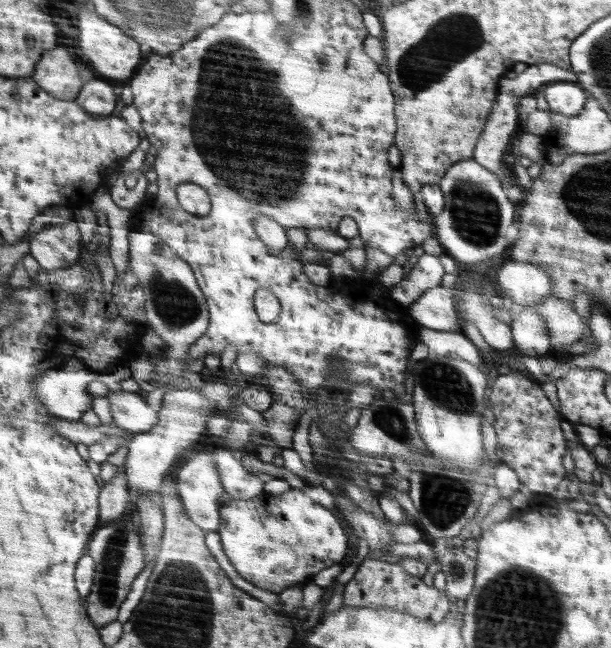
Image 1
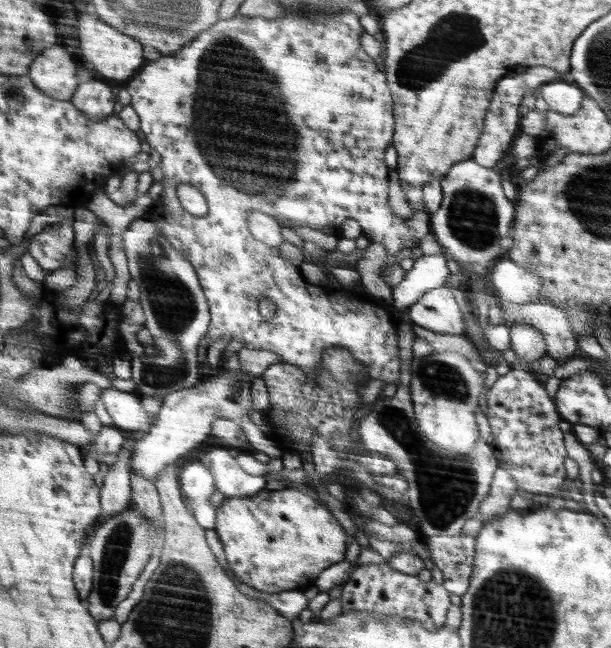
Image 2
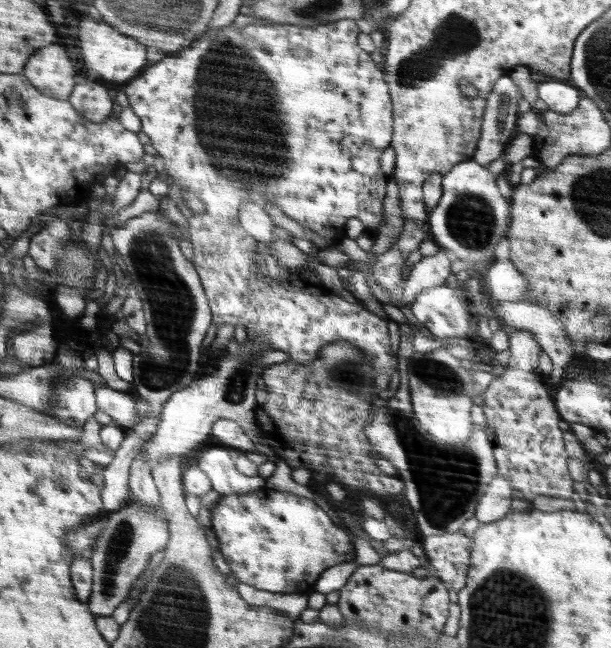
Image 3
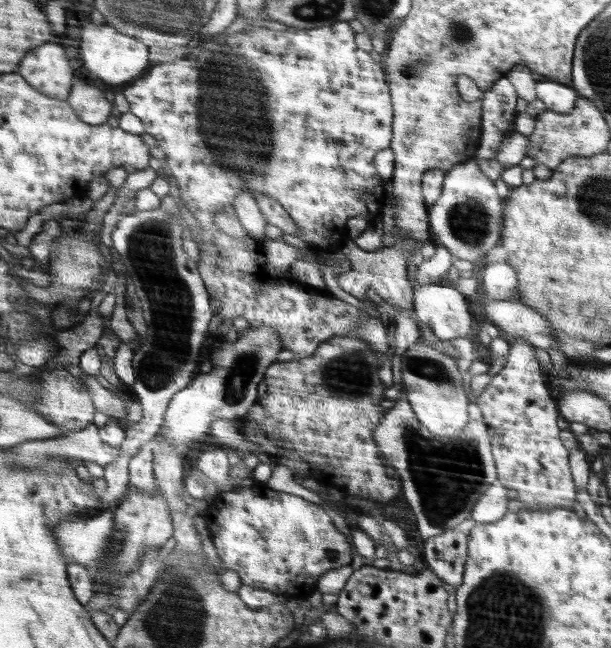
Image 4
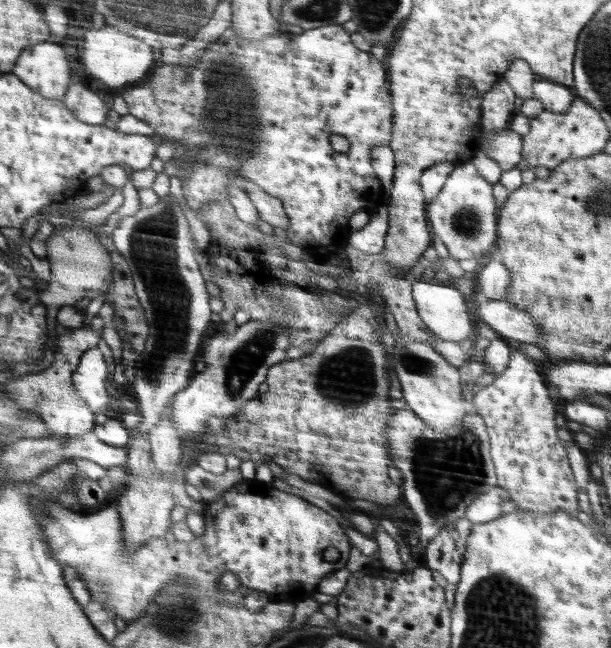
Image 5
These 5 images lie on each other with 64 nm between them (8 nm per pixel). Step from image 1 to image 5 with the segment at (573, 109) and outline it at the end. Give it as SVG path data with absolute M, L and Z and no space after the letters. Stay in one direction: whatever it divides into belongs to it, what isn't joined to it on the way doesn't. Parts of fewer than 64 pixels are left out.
M539 77L532 84L532 92L534 98L543 104L544 109L555 113L566 112L570 104L577 99L566 85Z

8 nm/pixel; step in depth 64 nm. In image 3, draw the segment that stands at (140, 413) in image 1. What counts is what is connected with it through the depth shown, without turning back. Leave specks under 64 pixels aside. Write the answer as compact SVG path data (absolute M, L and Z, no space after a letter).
M96 384L99 410L102 410L113 420L113 424L123 429L136 426L141 418L138 416L136 404L138 399L131 397L128 392L122 392L111 387Z

